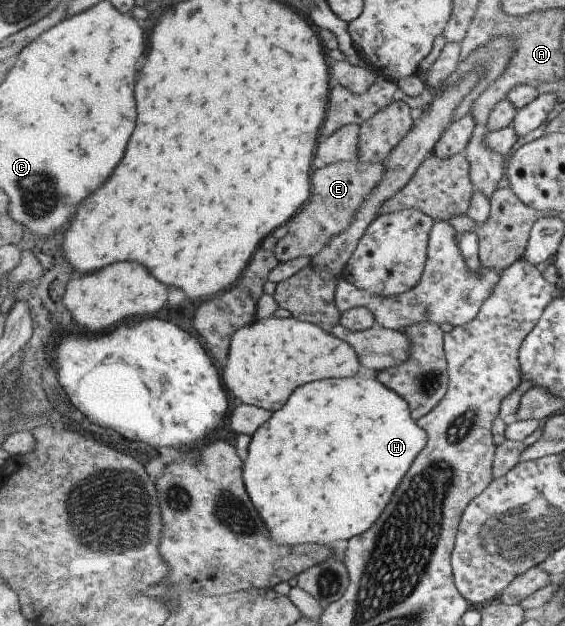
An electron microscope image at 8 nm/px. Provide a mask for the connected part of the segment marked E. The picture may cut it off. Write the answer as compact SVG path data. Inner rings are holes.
M335 162L313 172L315 197L311 205L305 205L293 221L287 223L288 232L278 240L273 251L280 263L318 254L323 245L338 233L344 232L355 220L356 213L363 208L364 201L381 185L386 167L381 163ZM317 205L317 207L315 207Z

